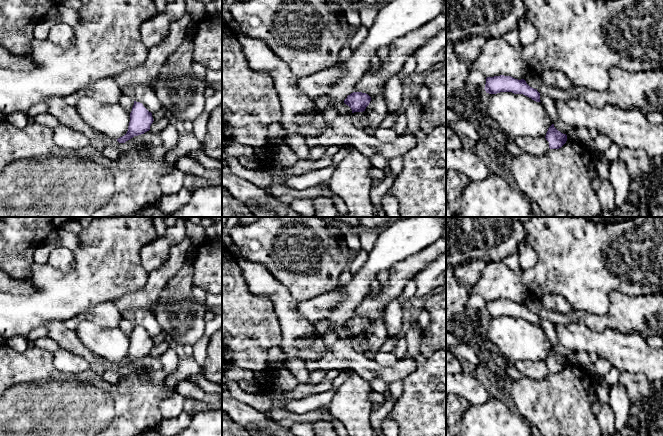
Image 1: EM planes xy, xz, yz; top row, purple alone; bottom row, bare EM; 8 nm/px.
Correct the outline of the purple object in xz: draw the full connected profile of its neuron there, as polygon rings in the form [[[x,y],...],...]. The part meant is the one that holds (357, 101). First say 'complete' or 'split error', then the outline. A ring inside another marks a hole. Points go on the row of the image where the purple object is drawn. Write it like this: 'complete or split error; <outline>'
complete; [[[353,92],[347,96],[344,103],[348,105],[351,108],[352,113],[354,113],[365,111],[370,101],[371,97],[368,94],[362,92]]]

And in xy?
complete; [[[134,101],[132,111],[130,113],[130,122],[127,133],[118,138],[119,143],[125,143],[134,136],[144,134],[150,130],[153,123],[152,113],[149,112],[142,103]]]

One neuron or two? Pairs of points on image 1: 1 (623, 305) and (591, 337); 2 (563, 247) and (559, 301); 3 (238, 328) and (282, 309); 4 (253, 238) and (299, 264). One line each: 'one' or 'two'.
1: two
2: two
3: two
4: one

